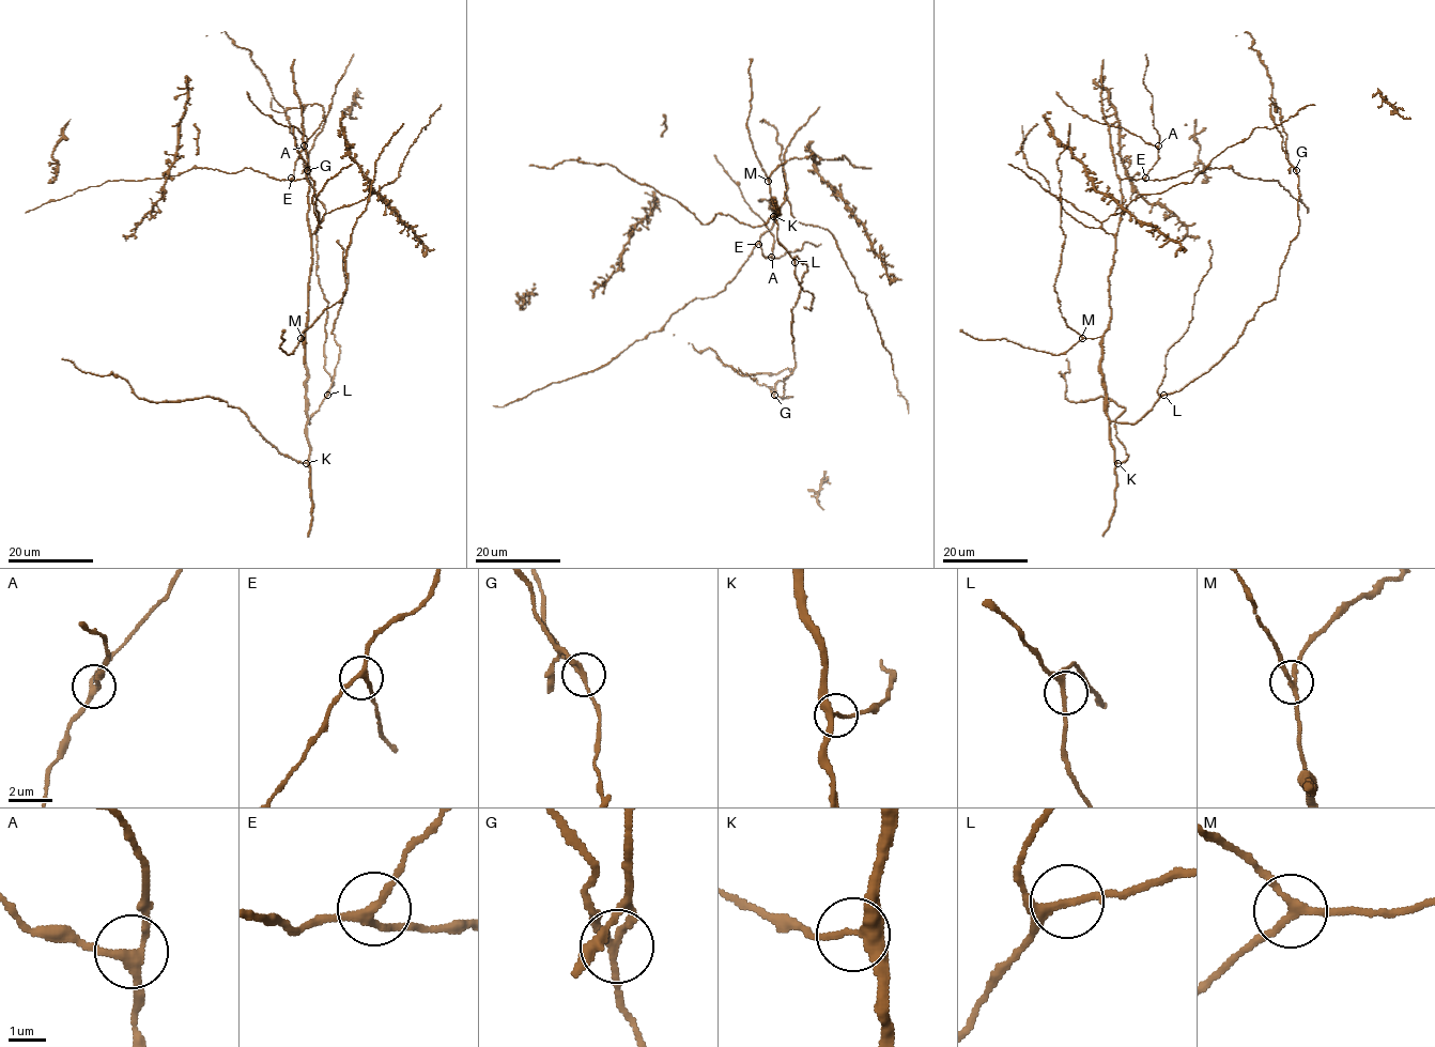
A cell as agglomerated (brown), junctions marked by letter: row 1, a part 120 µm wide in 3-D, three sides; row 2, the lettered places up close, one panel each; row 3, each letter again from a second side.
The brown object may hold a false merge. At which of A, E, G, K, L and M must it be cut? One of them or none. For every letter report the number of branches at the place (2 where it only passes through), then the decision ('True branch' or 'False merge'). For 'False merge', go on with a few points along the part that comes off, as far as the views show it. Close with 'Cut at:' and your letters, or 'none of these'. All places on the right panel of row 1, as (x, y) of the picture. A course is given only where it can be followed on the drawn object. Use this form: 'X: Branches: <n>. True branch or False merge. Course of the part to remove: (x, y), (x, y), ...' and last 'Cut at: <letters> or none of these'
A: Branches: 3. True branch
E: Branches: 3. True branch
G: Branches: 3. False merge. Course of the part to remove: (1295, 170), (1281, 147), (1282, 136), (1274, 122), (1270, 104), (1275, 104), (1277, 111), (1268, 97)
K: Branches: 3. True branch
L: Branches: 3. True branch
M: Branches: 3. True branch
Cut at: G

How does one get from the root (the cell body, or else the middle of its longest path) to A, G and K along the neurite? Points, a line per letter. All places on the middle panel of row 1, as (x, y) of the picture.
A: (772, 201), (778, 214), (773, 226), (759, 239), (761, 253), (771, 257)
G: (772, 201), (776, 241), (800, 285), (791, 309), (795, 368), (783, 378), (783, 396), (792, 396), (773, 394)
K: (772, 201), (776, 212), (773, 216)

